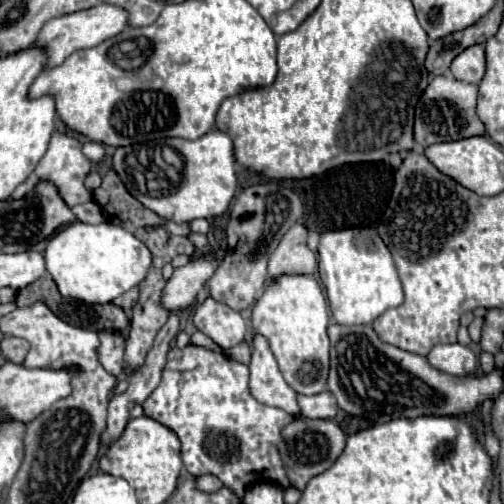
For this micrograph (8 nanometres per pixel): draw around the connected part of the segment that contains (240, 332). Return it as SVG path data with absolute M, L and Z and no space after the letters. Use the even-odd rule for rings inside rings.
M207 298L201 306L197 306L193 314L193 322L197 330L213 338L223 350L229 350L241 344L247 336L247 326L239 312L233 312L229 306Z

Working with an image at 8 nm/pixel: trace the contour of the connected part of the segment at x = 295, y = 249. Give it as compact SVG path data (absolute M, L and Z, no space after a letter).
M297 222L281 238L269 260L269 280L281 274L313 274L317 270L317 254L307 246L307 232L305 224Z

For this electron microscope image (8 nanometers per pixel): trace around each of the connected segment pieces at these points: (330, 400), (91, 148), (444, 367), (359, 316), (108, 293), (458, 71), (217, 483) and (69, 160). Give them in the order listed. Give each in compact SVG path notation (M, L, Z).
M327 390L313 396L299 394L297 402L301 408L301 416L305 418L335 418L337 414L337 402Z
M87 142L87 144L83 144L83 154L85 154L93 164L97 164L97 162L103 158L105 150L103 150L103 146L97 144L97 142Z
M437 344L427 354L427 360L437 370L453 374L453 376L471 374L477 366L477 356L473 354L473 350L461 344Z
M347 228L321 234L319 274L327 288L333 318L343 324L371 324L385 310L403 302L403 288L389 248L373 228Z
M75 220L47 242L45 264L63 296L87 304L109 304L125 290L139 286L151 266L151 254L141 240L121 226L107 222L93 226Z
M469 46L451 64L451 74L461 82L479 84L485 74L485 48Z
M205 474L205 476L197 476L195 478L195 486L197 486L197 490L201 490L201 492L217 492L219 488L223 488L223 484L221 484L221 480L217 478L217 476L213 476L213 474Z
M55 132L55 134L51 136L49 148L47 148L45 156L41 158L39 166L35 168L35 172L33 172L23 184L19 184L19 186L15 188L13 198L15 198L15 200L17 200L17 198L23 198L25 194L29 194L29 190L33 190L33 186L37 186L37 182L47 180L47 182L53 182L53 186L57 186L57 190L59 190L59 194L61 194L61 198L65 200L67 206L75 206L75 204L89 202L89 200L91 200L91 194L85 190L83 180L85 180L85 176L89 174L91 168L93 168L93 164L81 154L81 142L77 142L75 138L69 138L69 136L61 134L61 132Z

